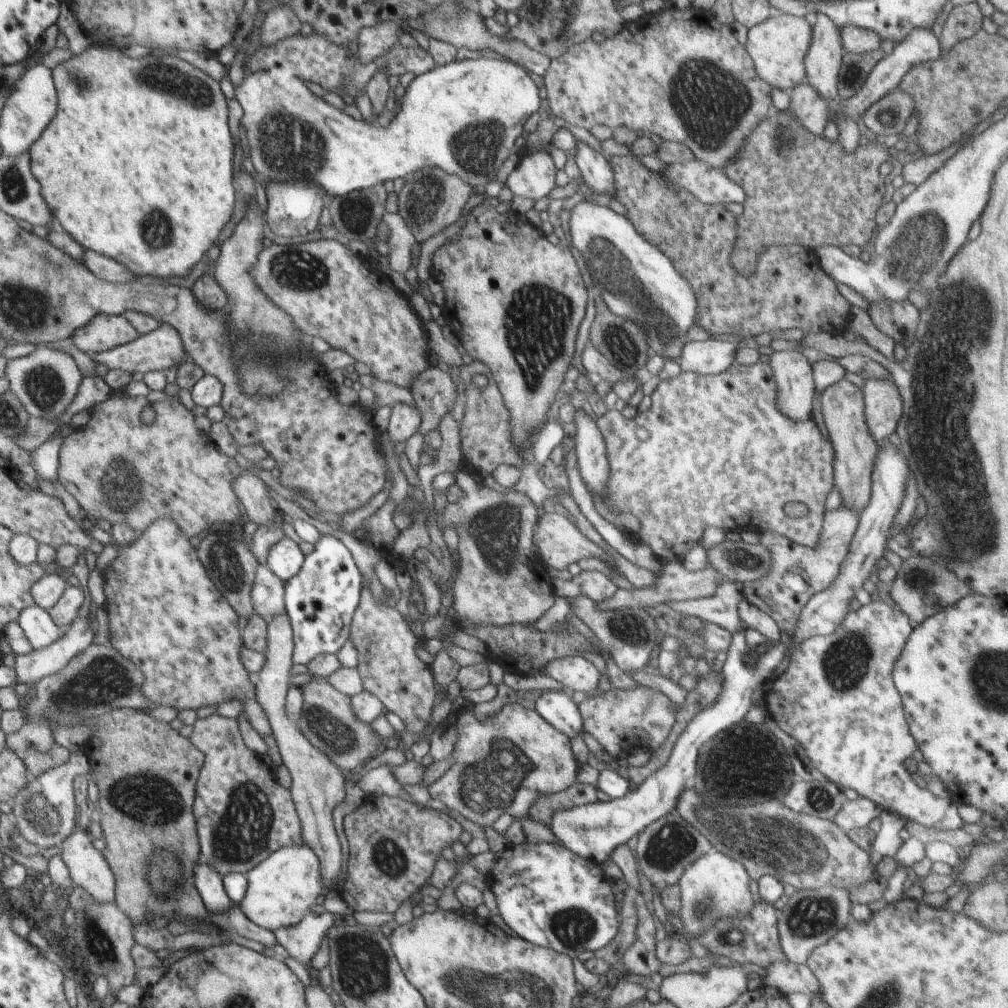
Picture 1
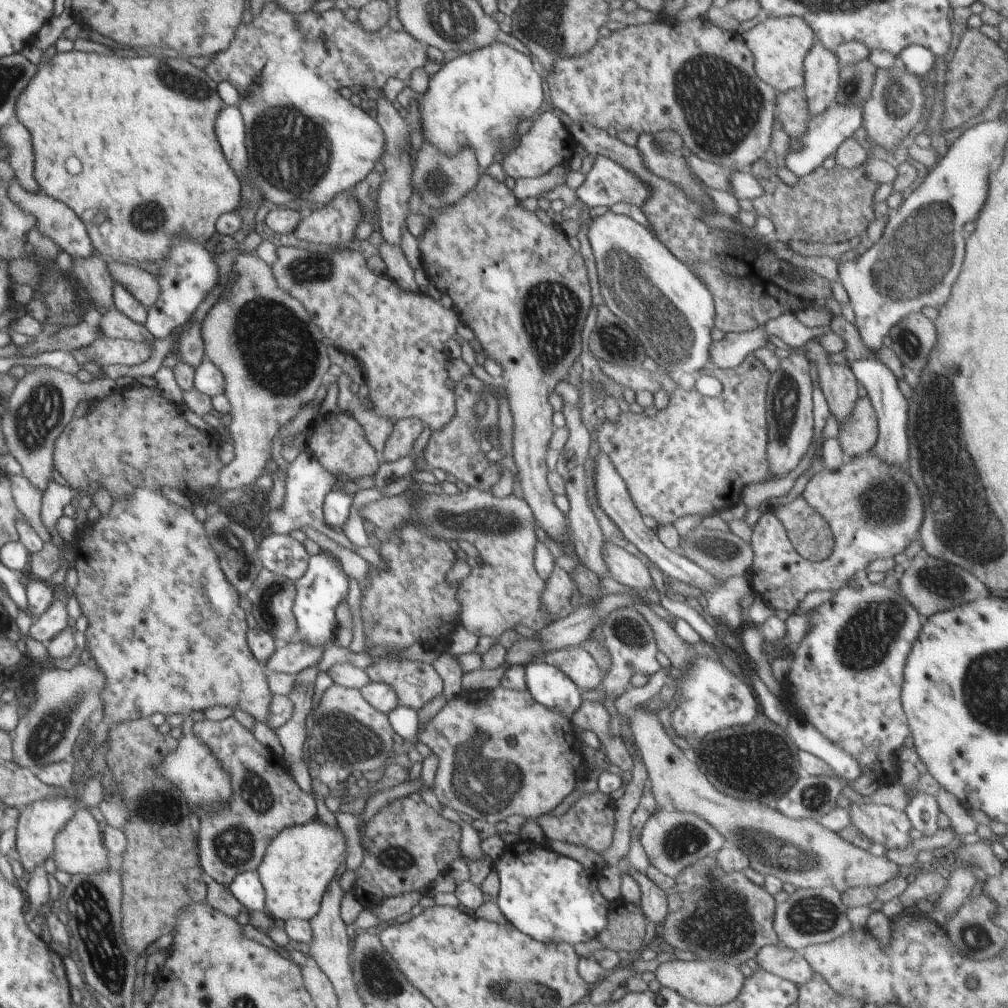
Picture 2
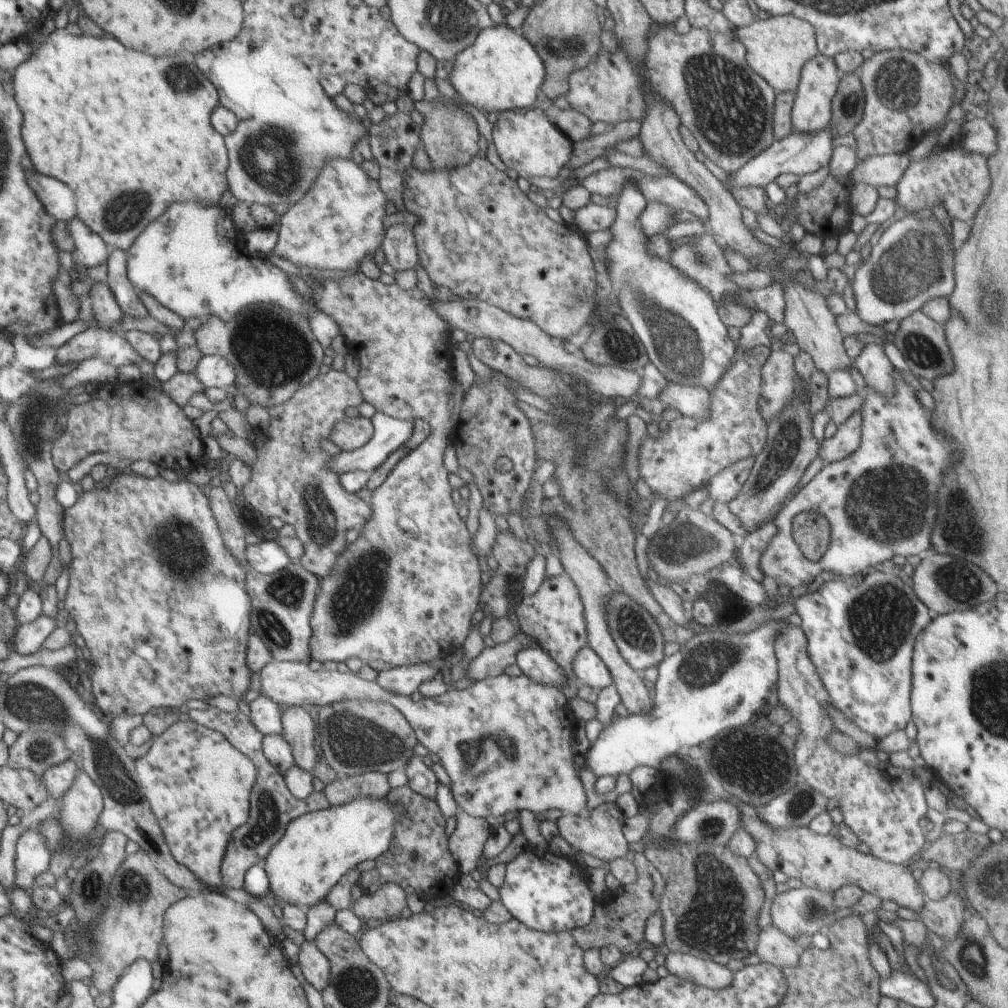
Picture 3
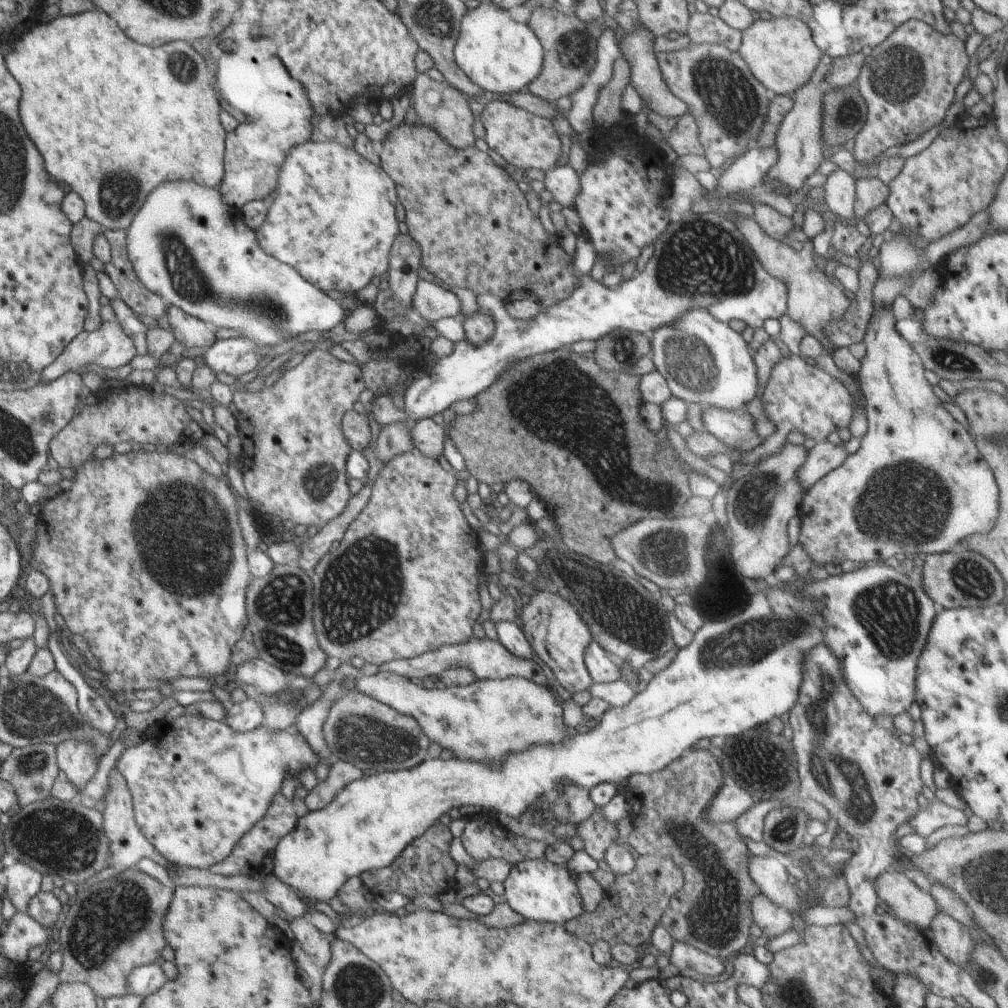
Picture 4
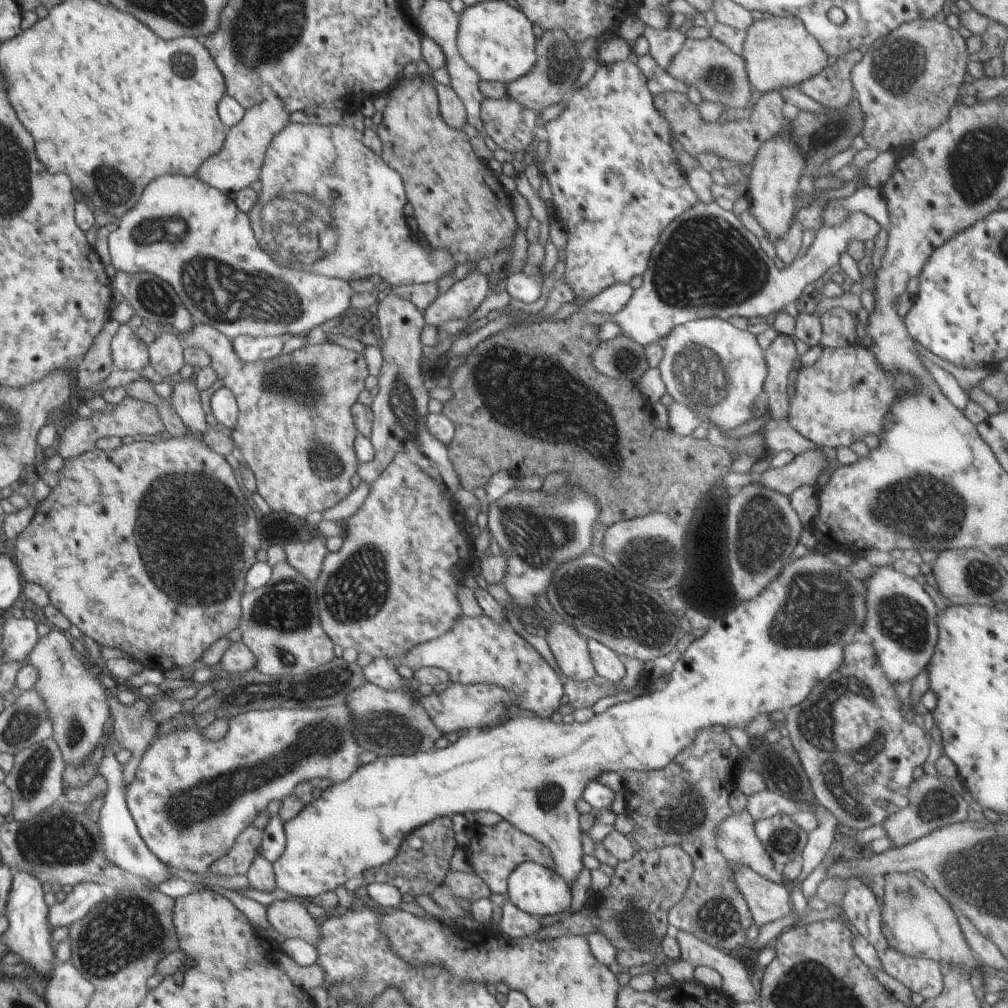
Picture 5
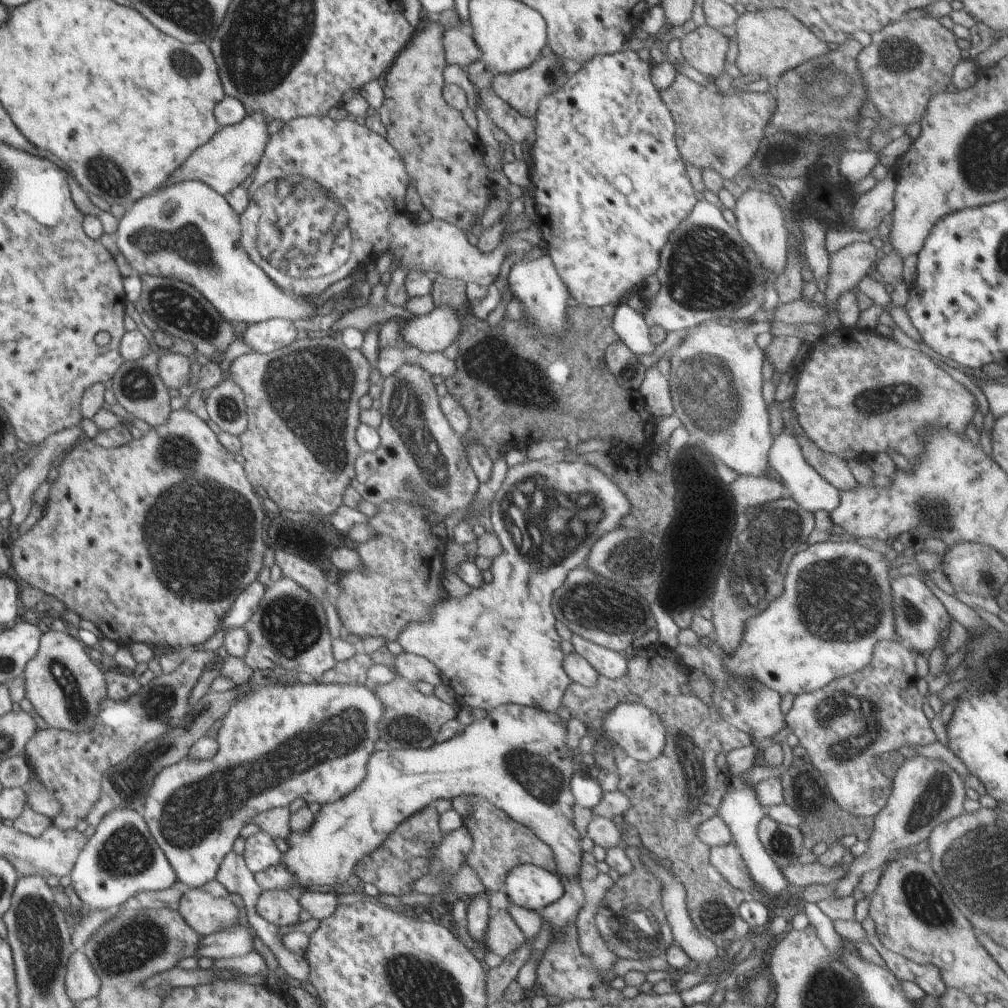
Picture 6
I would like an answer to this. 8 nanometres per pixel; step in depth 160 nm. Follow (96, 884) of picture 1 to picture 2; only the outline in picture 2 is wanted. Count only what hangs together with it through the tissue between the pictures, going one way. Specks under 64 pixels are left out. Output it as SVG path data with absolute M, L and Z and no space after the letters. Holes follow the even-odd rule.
M78 809L68 824L56 835L55 851L52 858L56 869L69 872L71 875L99 875L111 868L115 857L104 846L102 832L98 823L88 810Z

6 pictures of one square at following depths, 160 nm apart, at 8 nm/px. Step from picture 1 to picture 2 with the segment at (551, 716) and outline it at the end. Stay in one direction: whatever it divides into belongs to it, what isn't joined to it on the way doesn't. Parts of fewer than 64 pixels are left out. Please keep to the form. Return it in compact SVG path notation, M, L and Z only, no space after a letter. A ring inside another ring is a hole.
M541 662L525 666L529 693L548 710L561 713L568 720L582 704L582 690L559 668Z

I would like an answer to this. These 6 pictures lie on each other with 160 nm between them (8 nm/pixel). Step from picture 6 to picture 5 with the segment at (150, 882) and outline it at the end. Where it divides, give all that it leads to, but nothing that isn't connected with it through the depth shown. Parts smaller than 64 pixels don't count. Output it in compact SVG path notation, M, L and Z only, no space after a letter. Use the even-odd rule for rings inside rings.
M109 712L108 718L104 723L103 753L99 763L97 764L97 772L106 779L107 791L105 792L105 802L99 810L99 824L102 836L103 847L106 849L106 858L112 861L112 864L120 868L155 882L163 882L169 878L174 879L170 868L168 868L147 846L142 840L138 832L133 815L129 813L125 801L125 790L123 788L123 774L120 770L120 763L116 760L115 754L117 748L111 741L114 717ZM78 883L73 886L62 903L50 907L47 922L54 928L69 926L83 919L98 902L102 902L111 889L94 883Z

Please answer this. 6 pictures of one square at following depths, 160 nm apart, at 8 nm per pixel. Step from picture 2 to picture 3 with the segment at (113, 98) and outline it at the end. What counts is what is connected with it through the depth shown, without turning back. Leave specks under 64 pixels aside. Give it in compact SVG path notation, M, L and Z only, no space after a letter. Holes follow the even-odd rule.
M66 25L62 32L53 32L47 37L34 31L28 35L26 42L33 48L29 61L18 66L12 72L13 81L11 88L13 98L21 109L22 128L21 135L26 146L26 152L30 156L32 166L50 178L56 178L58 182L66 184L74 200L78 200L77 214L94 232L97 232L111 249L128 250L136 240L136 237L151 223L154 218L160 218L160 214L174 202L200 203L205 207L219 206L220 198L226 190L230 189L228 180L229 156L225 145L225 138L210 126L210 114L219 105L217 90L209 78L194 64L194 58L172 56L172 58L154 58L146 52L136 52L124 48L118 40L112 38L92 38L88 34L74 34L76 27Z

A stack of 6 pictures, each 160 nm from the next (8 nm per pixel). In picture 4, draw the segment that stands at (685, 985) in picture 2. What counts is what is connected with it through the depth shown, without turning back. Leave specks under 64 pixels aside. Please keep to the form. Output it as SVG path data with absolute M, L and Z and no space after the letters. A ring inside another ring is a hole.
M676 941L667 954L669 961L678 970L696 970L702 976L721 977L724 973L724 960L711 957L709 954L686 943Z

